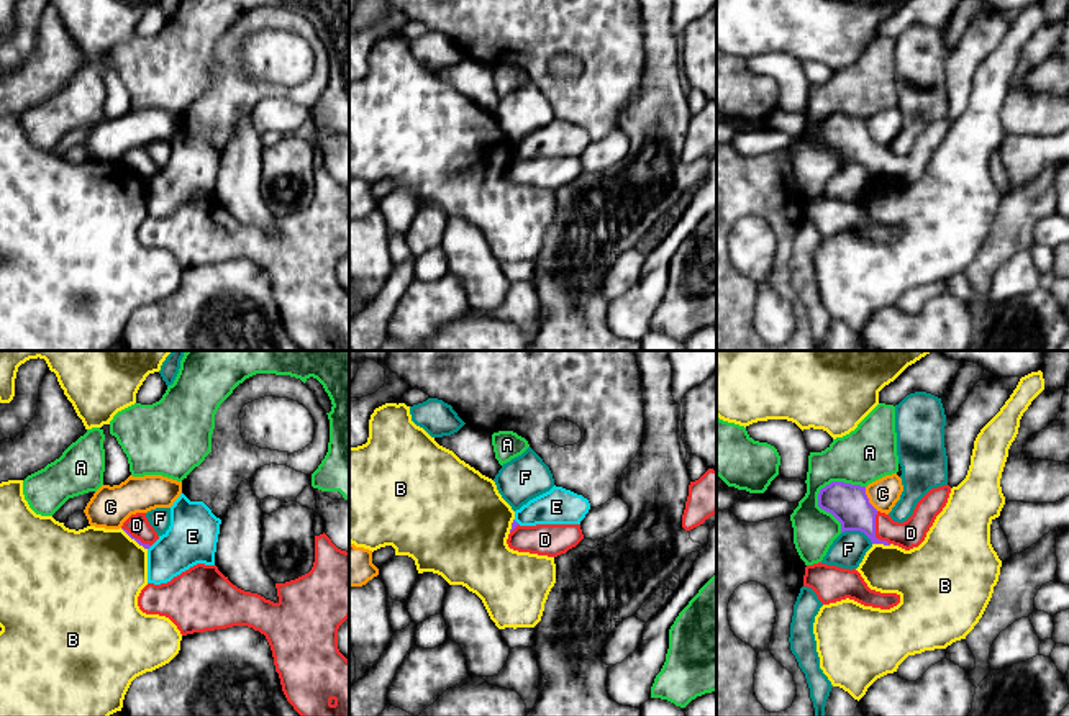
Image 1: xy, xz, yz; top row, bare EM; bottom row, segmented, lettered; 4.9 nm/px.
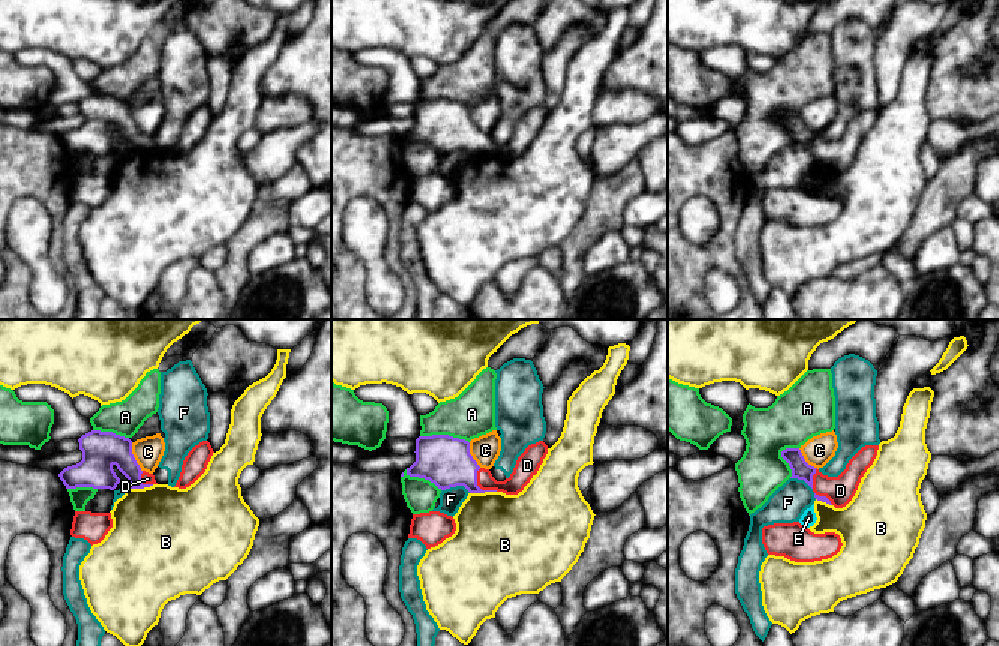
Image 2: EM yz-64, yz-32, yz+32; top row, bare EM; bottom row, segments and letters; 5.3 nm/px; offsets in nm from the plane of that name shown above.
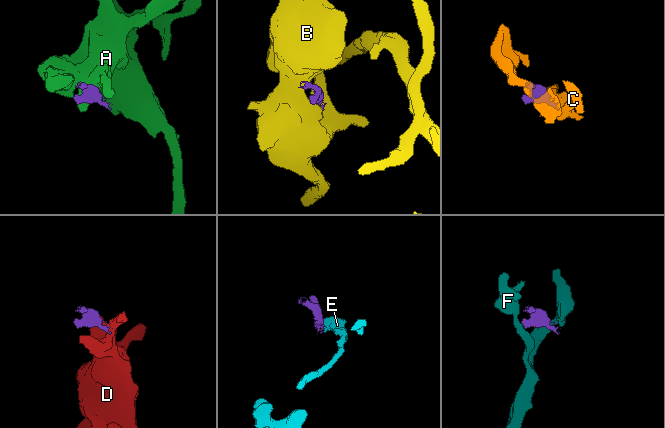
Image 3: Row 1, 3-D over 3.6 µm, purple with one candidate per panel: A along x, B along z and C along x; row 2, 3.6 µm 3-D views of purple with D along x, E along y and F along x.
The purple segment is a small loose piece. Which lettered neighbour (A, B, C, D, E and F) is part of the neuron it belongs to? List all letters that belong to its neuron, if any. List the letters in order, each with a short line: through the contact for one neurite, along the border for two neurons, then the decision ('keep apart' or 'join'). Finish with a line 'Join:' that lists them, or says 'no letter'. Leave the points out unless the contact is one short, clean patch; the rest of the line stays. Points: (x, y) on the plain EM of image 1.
A: yz (832, 113), (820, 123), (818, 138), (840, 156), (841, 164) | keep apart
B: keep apart
C: yz (864, 120), (868, 133), (877, 143) | keep apart
D: yz (848, 136), (874, 164), (910, 166) | join
E: xz (514, 153), (518, 156) | keep apart
F: yz (841, 164), (861, 164), (873, 176) | keep apart
Join: D

